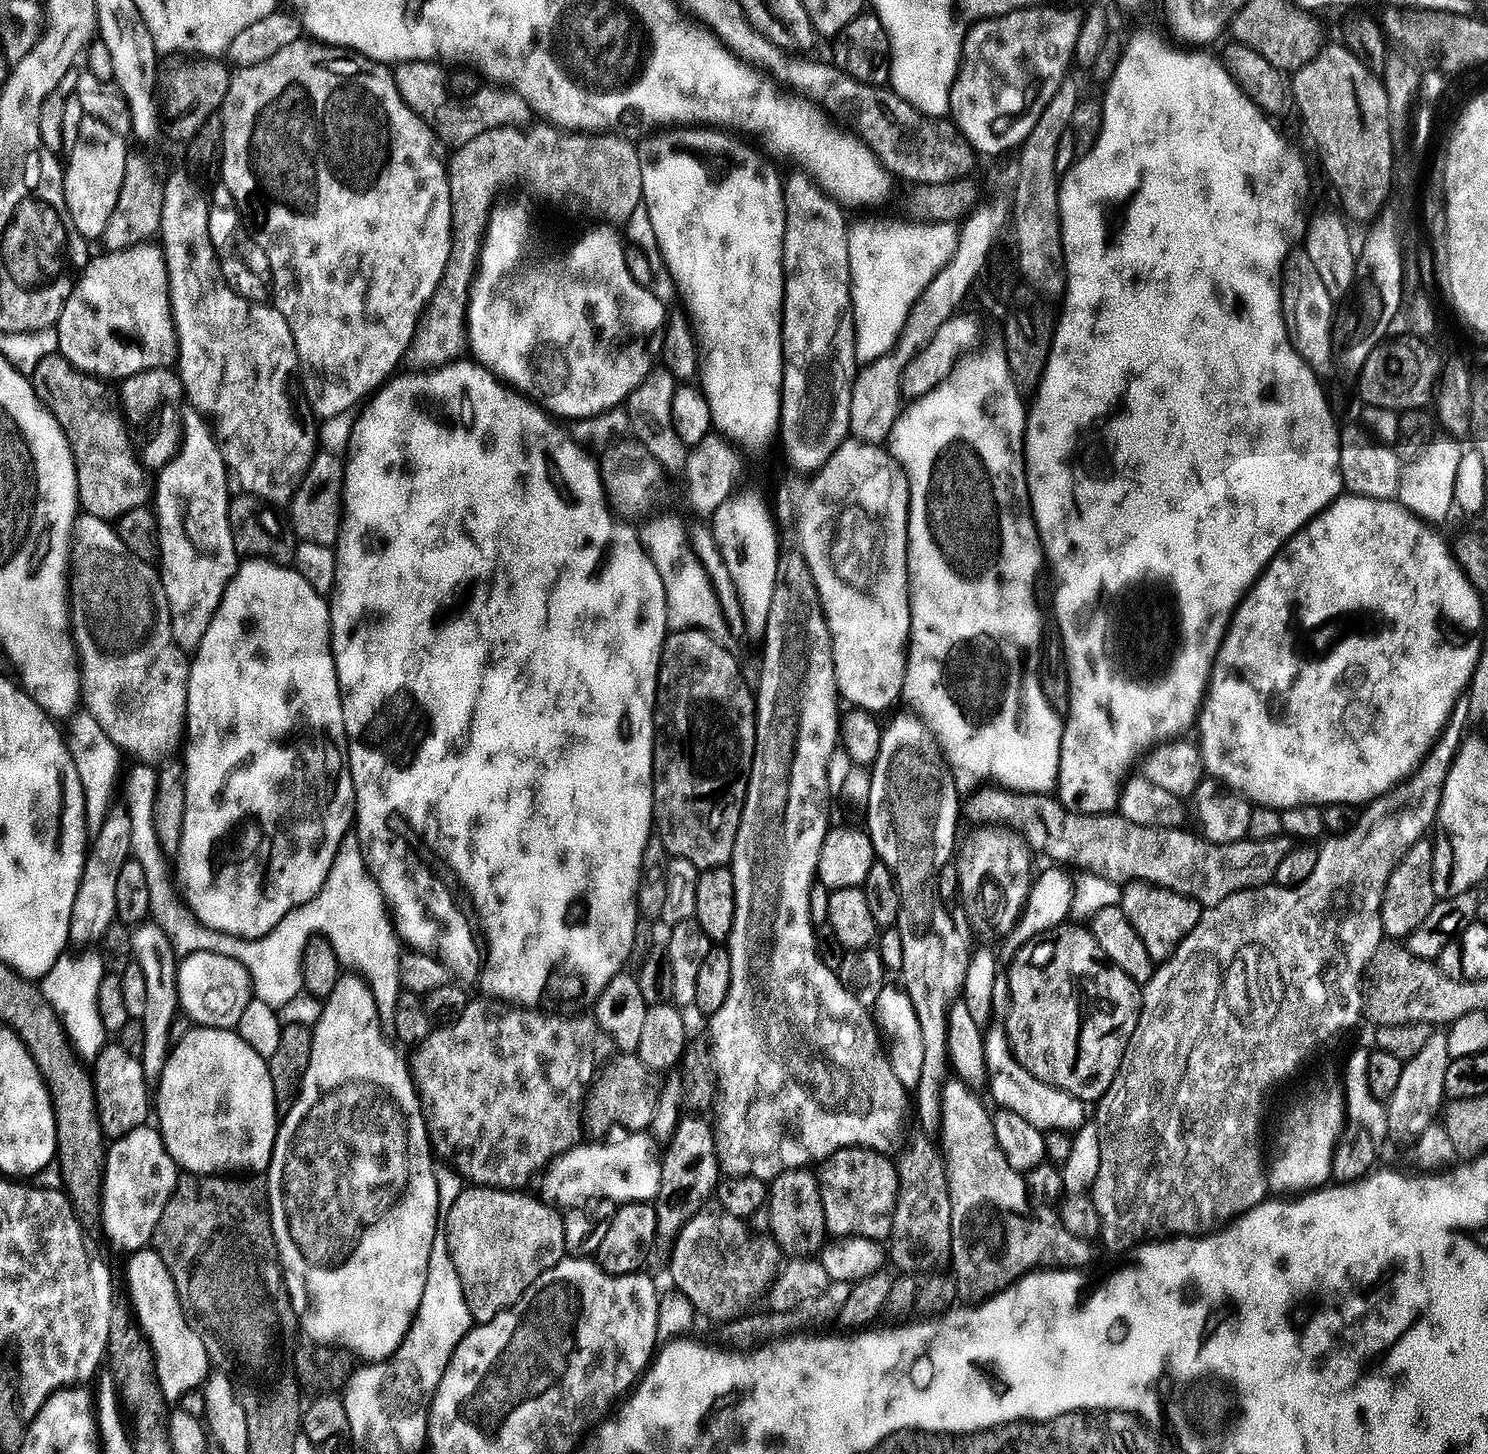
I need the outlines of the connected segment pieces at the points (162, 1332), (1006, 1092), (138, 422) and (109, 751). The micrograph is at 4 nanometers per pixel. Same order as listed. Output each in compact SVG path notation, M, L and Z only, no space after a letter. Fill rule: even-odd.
M147 1248L133 1253L129 1257L128 1270L126 1272L126 1282L130 1288L130 1298L134 1306L137 1318L140 1320L139 1327L145 1330L145 1337L152 1346L154 1374L157 1377L162 1375L162 1364L164 1362L184 1362L190 1364L192 1356L210 1356L210 1350L204 1344L205 1337L194 1332L190 1338L189 1327L164 1328L164 1322L160 1318L155 1318L170 1310L179 1309L180 1303L176 1294L176 1282L169 1272L163 1257L154 1248Z
M989 1021L986 1026L984 1039L986 1043L986 1064L990 1077L990 1093L995 1100L1004 1108L1012 1110L1019 1119L1034 1122L1037 1121L1038 1110L1040 1122L1038 1126L1041 1131L1050 1130L1072 1130L1075 1131L1086 1119L1085 1105L1072 1095L1044 1084L1034 1075L1023 1071L1020 1064L1015 1061L1008 1040L1008 1022L996 1024ZM1022 1090L1022 1091L1021 1091ZM1038 1100L1038 1101L1037 1101ZM1084 1119L1084 1120L1083 1120Z
M171 367L151 368L123 381L118 391L118 403L134 437L138 455L145 468L164 468L176 456L182 441L182 405L184 382L179 371Z
M81 712L73 720L70 730L68 729L68 745L84 792L88 837L97 840L102 836L104 824L112 808L110 800L120 772L122 754L115 743L105 734L101 724L87 712Z

